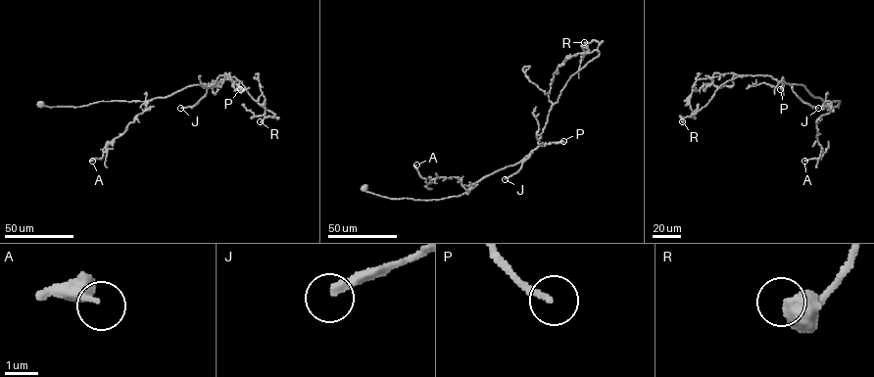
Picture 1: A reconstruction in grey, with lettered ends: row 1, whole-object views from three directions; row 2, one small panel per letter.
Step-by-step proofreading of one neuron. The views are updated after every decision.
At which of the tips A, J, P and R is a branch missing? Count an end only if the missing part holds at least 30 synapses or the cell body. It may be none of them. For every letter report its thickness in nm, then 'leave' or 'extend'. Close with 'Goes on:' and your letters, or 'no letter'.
A: calibre 320 nm; leave
J: calibre 280 nm; extend
P: calibre 160 nm; leave
R: calibre 600 nm; leave
Goes on: J

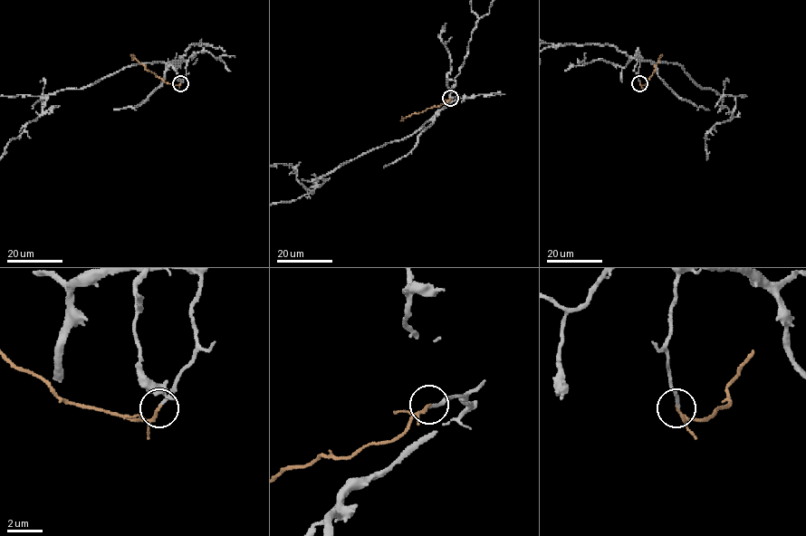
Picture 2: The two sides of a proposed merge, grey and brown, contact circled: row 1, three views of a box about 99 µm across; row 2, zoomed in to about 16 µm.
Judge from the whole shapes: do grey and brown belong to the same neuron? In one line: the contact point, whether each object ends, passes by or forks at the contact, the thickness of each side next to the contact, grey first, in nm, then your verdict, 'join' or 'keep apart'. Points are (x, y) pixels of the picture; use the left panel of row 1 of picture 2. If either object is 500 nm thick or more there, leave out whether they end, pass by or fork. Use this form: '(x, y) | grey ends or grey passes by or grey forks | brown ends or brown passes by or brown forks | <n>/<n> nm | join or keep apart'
(180, 83) | grey ends | brown passes by | 160/120 nm | join

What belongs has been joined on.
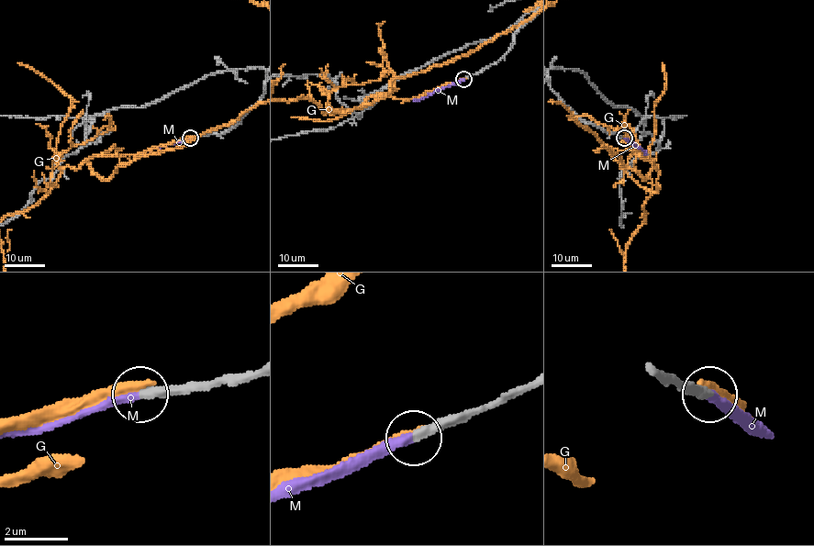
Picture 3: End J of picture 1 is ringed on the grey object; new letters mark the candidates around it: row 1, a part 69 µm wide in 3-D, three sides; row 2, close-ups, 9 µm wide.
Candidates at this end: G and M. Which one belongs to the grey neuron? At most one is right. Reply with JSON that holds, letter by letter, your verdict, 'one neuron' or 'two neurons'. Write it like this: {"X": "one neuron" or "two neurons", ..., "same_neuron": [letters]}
{"G": "two neurons", "M": "one neuron", "same_neuron": ["M"]}

